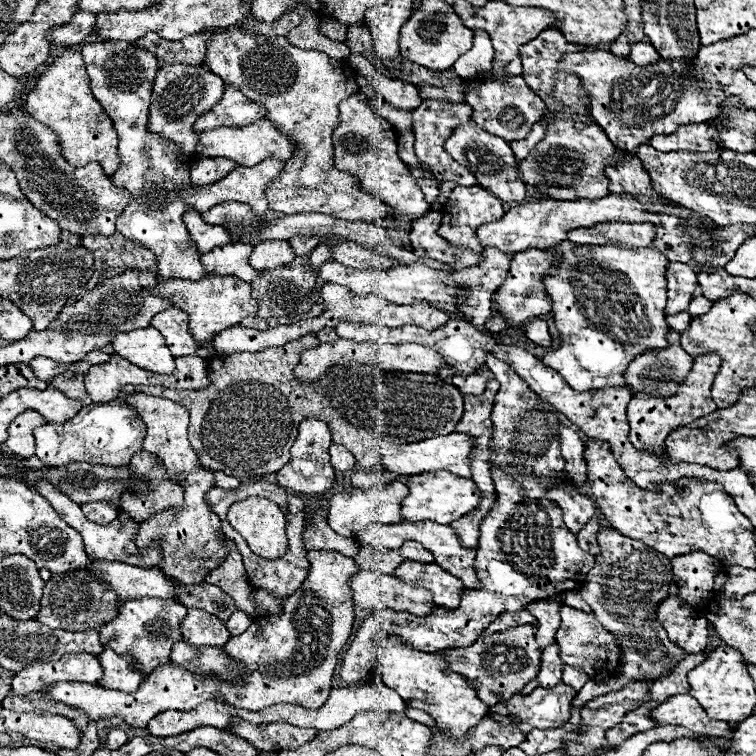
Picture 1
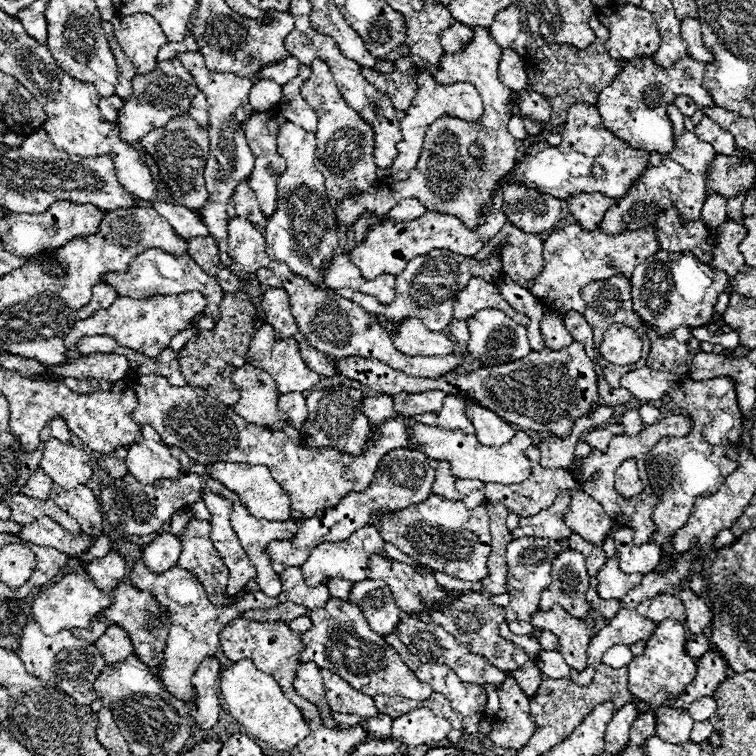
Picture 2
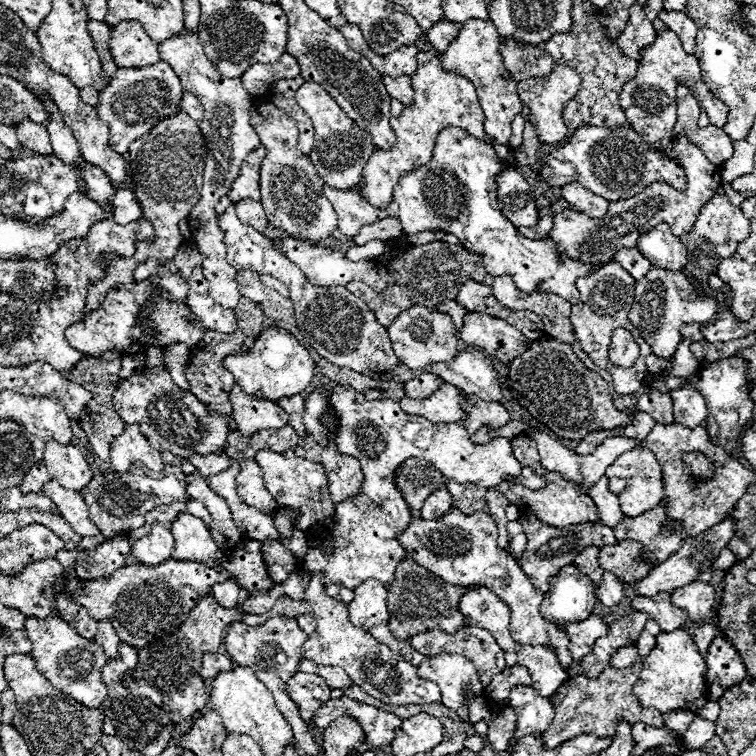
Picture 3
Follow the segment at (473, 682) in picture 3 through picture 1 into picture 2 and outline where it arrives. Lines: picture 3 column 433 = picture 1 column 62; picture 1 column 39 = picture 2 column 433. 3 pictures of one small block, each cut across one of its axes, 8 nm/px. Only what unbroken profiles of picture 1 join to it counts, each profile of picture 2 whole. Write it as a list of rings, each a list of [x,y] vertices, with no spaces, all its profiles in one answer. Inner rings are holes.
[[[422,664],[416,670],[416,678],[432,686],[434,692],[444,694],[452,708],[462,714],[462,728],[466,734],[476,734],[480,726],[480,718],[486,710],[486,694],[478,684],[462,682],[454,670],[442,664]]]

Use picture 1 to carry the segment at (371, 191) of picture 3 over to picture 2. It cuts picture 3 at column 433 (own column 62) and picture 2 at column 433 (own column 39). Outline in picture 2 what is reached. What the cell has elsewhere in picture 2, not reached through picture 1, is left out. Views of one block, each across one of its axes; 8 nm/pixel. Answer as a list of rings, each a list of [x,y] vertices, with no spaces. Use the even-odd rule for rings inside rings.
[[[422,72],[418,76],[416,98],[412,100],[412,106],[406,110],[406,116],[400,120],[400,126],[402,126],[402,142],[398,146],[396,162],[390,168],[378,168],[380,180],[386,182],[386,184],[392,184],[392,182],[400,182],[400,180],[406,180],[408,178],[408,172],[416,166],[418,156],[422,152],[422,140],[424,140],[426,128],[436,118],[440,118],[442,114],[450,114],[450,116],[456,116],[456,118],[462,118],[462,120],[476,120],[476,118],[480,118],[482,112],[484,112],[482,98],[480,98],[478,90],[472,84],[458,82],[458,84],[452,84],[452,86],[440,86],[440,84],[434,82],[434,78],[432,78],[430,72]]]

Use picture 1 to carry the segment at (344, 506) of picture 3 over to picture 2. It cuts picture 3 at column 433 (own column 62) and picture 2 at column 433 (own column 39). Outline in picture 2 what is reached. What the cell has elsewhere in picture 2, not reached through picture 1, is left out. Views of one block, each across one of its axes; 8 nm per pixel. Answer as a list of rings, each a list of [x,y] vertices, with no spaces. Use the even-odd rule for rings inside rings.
[[[414,424],[412,438],[418,438],[426,448],[424,452],[434,460],[448,460],[452,466],[452,474],[456,478],[478,478],[482,482],[500,482],[500,484],[516,484],[524,482],[530,476],[530,462],[526,458],[526,448],[532,446],[532,438],[516,430],[516,436],[502,446],[482,446],[474,434],[464,434],[462,430],[442,430],[430,428],[424,424]]]

